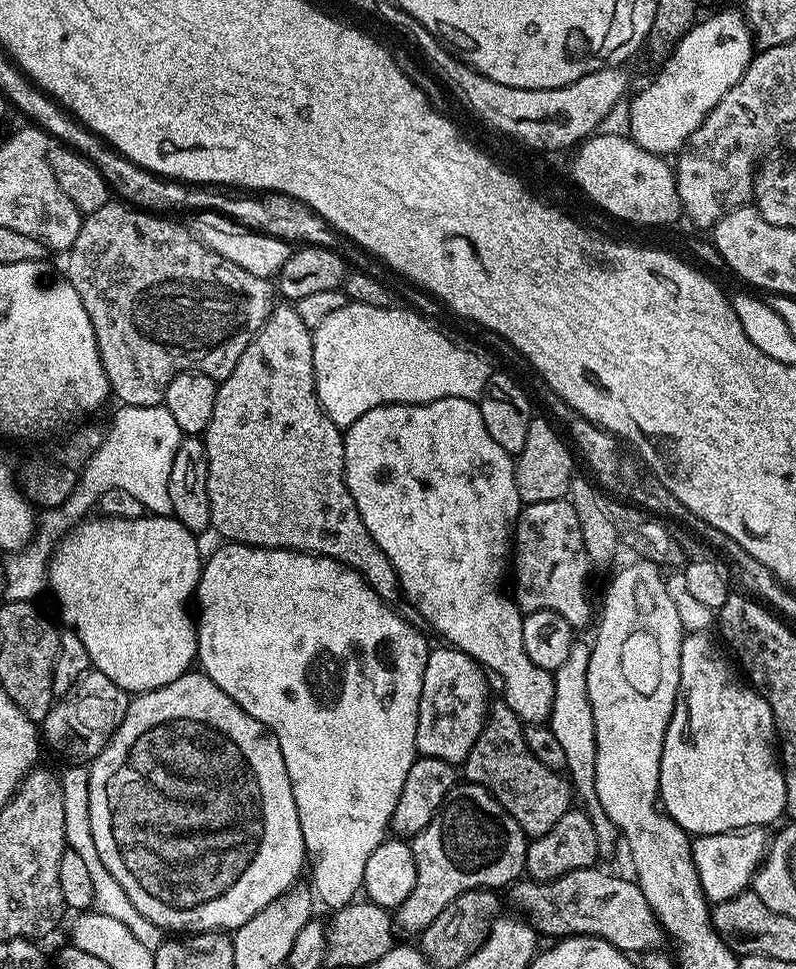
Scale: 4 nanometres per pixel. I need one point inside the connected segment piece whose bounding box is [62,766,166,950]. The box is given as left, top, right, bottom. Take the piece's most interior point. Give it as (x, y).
(109, 898)

